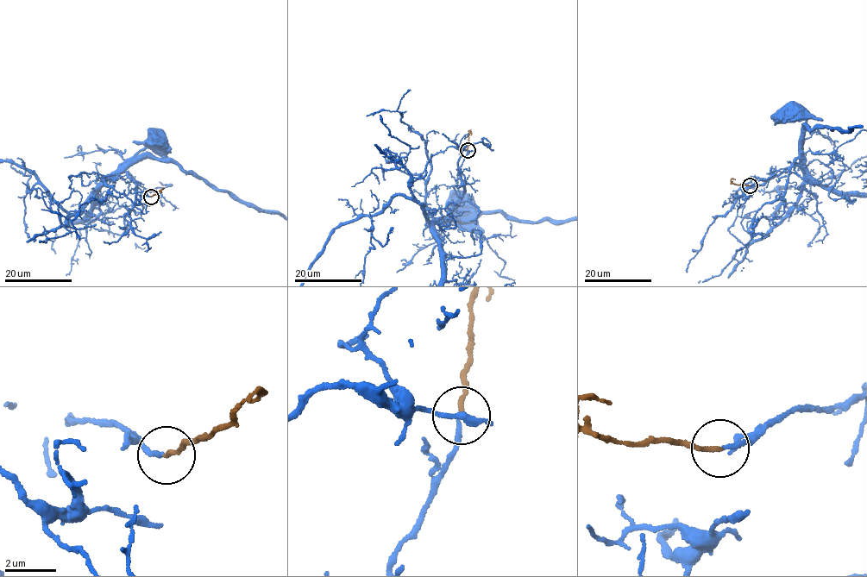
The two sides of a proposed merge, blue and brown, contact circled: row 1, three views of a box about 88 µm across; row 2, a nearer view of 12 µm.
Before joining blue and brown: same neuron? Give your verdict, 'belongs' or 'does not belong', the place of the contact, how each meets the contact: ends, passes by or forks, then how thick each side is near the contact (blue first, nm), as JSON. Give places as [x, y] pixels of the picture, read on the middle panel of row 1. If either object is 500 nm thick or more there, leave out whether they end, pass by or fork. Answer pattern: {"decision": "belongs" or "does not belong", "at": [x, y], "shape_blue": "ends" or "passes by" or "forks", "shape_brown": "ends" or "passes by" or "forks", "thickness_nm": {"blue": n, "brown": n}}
{"decision": "belongs", "at": [468, 150], "shape_blue": "ends", "shape_brown": "ends", "thickness_nm": {"blue": 160, "brown": 170}}

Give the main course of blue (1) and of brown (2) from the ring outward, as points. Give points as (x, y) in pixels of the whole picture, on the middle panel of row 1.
1: (467, 150), (458, 168), (456, 182), (461, 197), (447, 220), (457, 226), (461, 215), (458, 206)
2: (468, 150), (469, 130), (470, 135)

